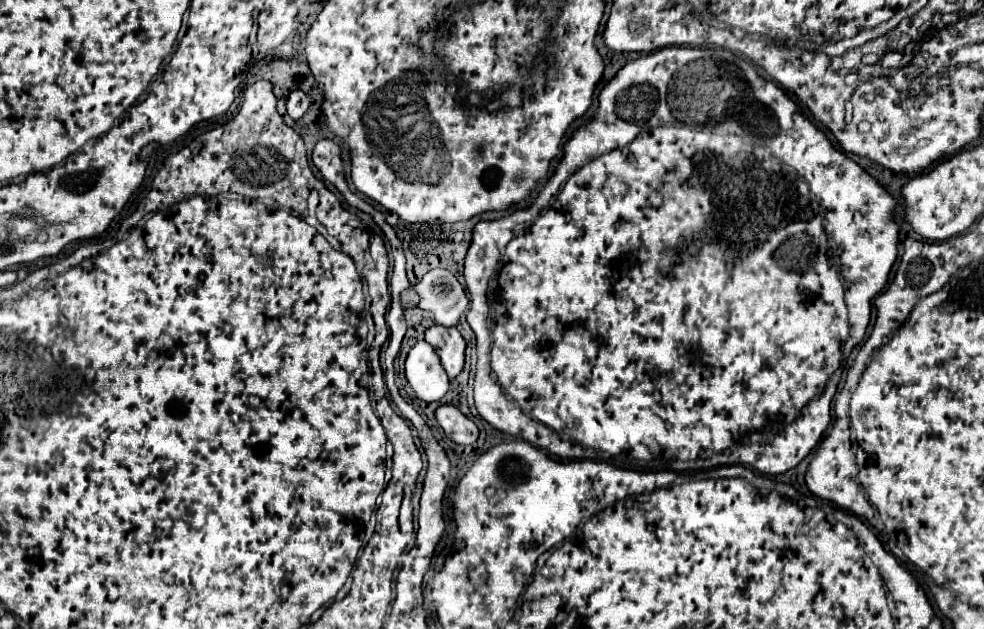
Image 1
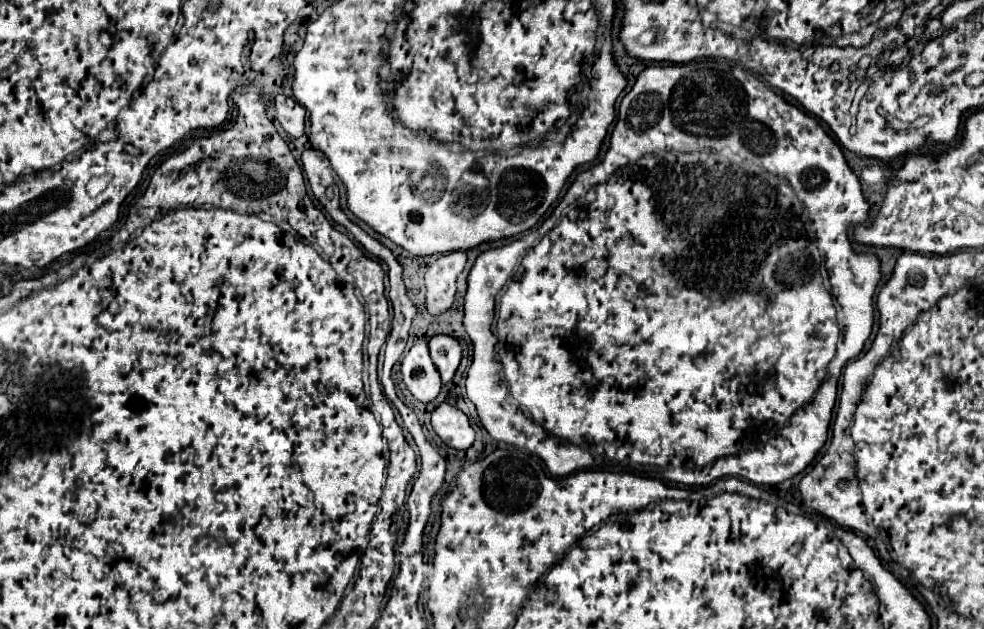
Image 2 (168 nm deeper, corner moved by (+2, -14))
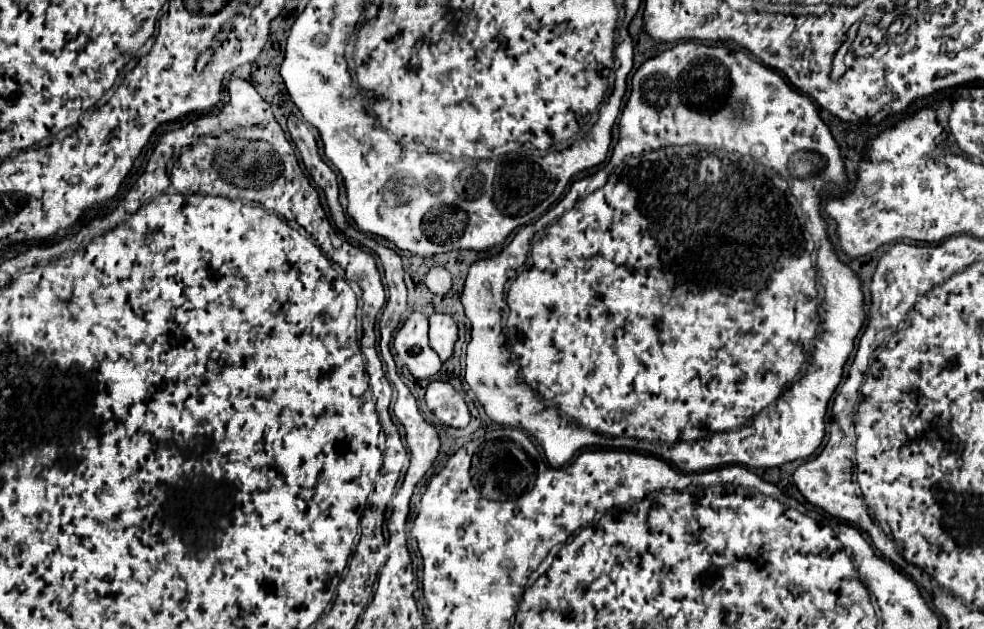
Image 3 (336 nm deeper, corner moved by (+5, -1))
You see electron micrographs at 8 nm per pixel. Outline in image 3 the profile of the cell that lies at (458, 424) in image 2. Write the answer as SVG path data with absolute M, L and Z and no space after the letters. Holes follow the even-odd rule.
M443 381L429 383L425 393L425 403L433 415L437 415L449 427L467 427L469 425L469 409L463 397Z

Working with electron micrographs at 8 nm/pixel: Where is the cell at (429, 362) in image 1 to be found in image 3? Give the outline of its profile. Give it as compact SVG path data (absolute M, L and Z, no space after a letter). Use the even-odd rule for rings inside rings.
M413 313L401 331L395 335L393 347L403 361L405 367L409 367L411 375L417 381L431 379L439 373L441 361L435 355L435 351L429 347L427 341L427 317L421 313Z

